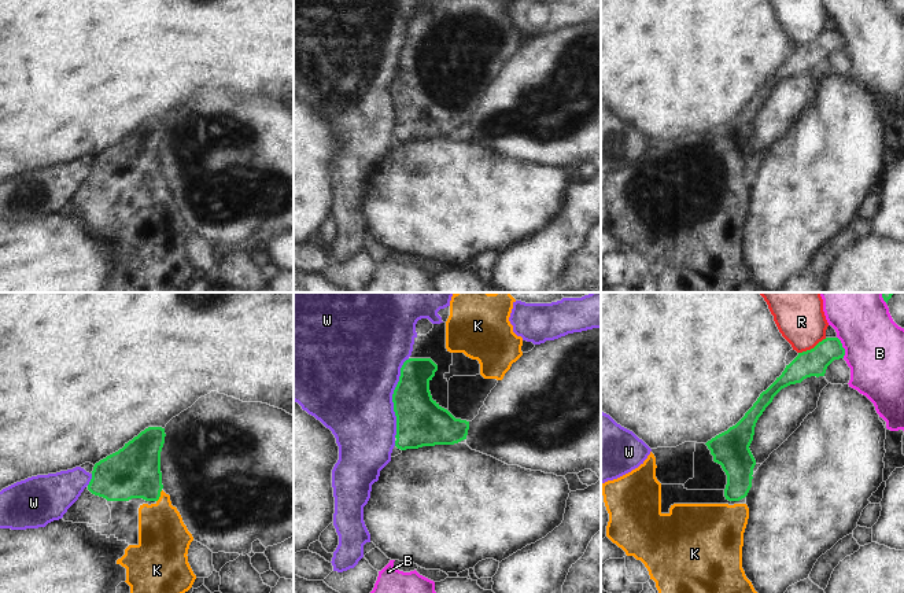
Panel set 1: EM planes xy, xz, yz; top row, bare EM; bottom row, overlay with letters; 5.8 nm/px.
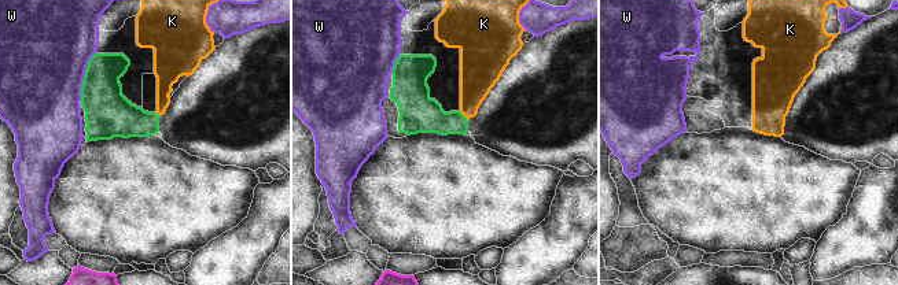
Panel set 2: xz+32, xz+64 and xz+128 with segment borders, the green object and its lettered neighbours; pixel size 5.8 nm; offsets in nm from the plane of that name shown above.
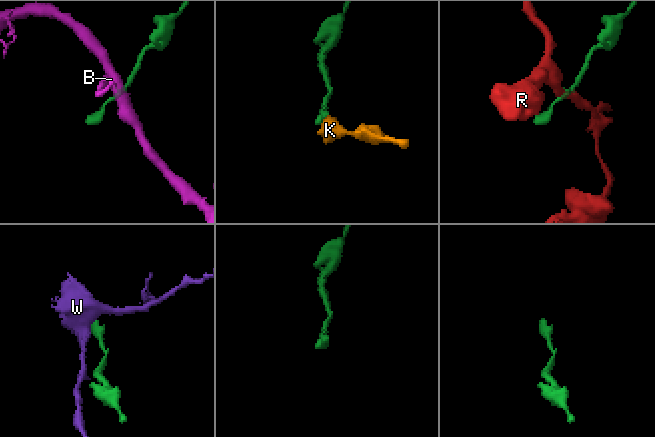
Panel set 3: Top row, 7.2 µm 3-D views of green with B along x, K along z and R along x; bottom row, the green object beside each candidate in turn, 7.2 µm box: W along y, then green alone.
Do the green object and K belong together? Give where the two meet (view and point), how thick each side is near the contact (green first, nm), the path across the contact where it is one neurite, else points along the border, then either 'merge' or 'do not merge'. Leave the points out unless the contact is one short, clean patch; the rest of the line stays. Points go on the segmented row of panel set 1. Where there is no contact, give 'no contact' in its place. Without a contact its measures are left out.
contact xy (159, 496); calibres 300 and 300 nm; way xy (133, 471), (159, 496), (163, 538); merge

